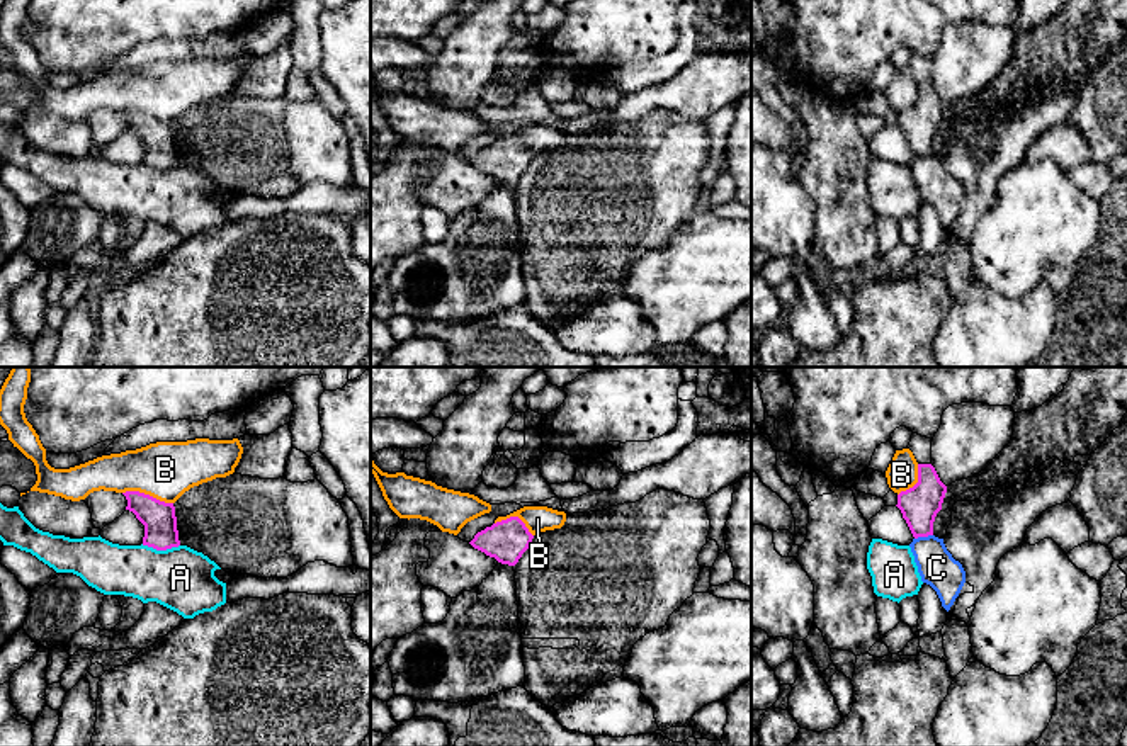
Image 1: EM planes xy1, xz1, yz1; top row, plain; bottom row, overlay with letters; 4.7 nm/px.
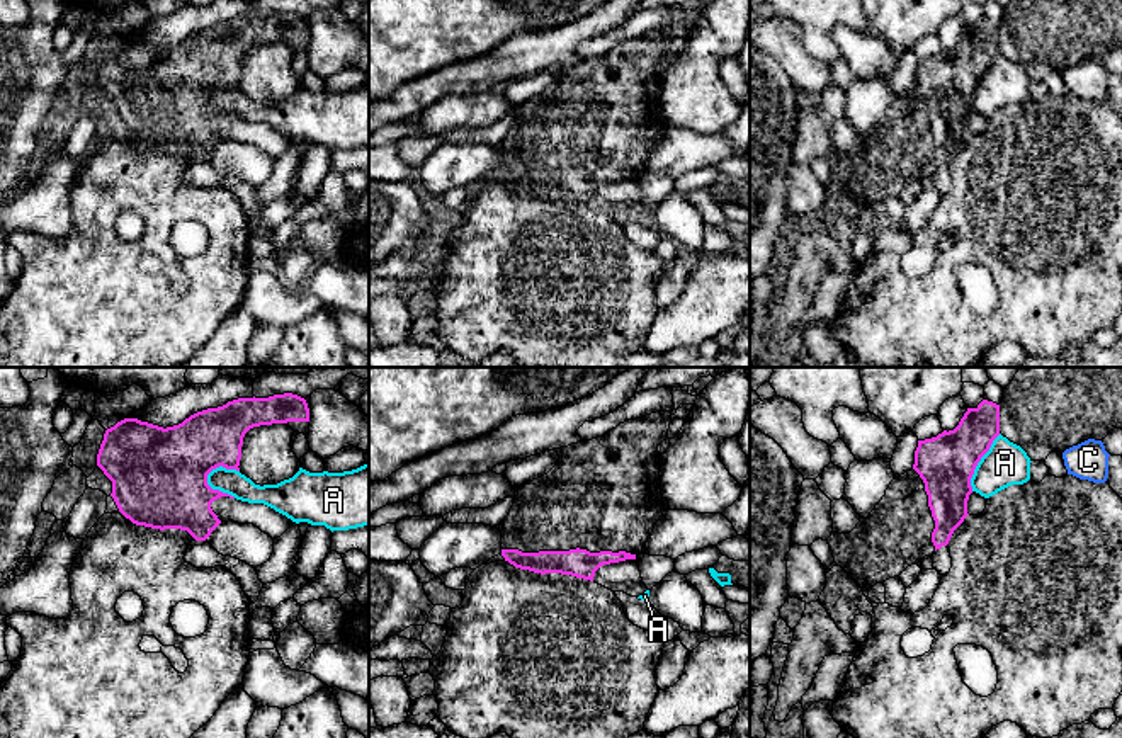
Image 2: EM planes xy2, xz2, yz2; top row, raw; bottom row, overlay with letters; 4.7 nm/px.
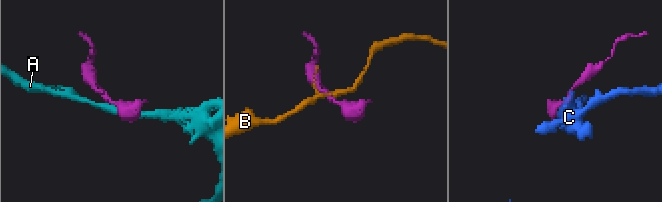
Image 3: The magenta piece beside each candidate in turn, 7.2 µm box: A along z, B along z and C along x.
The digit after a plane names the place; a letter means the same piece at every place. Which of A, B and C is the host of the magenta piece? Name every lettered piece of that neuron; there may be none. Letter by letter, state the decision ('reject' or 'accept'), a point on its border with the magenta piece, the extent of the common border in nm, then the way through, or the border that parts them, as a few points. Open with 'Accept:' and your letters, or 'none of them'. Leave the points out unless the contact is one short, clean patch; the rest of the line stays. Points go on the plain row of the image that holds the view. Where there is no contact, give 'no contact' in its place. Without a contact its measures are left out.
Accept: none of them
A: reject | xy2 (215, 109) | 180 nm
B: reject | xy1 (148, 114) | 240 nm | along xy1 (123, 111), (143, 111), (172, 123)
C: reject | yz1 (923, 155) | 90 nm | along yz1 (932, 153), (915, 158)

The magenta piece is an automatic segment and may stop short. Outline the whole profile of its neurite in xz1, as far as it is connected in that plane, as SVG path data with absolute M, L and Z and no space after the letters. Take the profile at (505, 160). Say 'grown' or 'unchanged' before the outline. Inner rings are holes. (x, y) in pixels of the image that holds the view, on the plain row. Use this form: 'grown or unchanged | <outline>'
unchanged | M510 136L478 151L469 163L501 184L515 185L532 158L525 143L518 136Z

